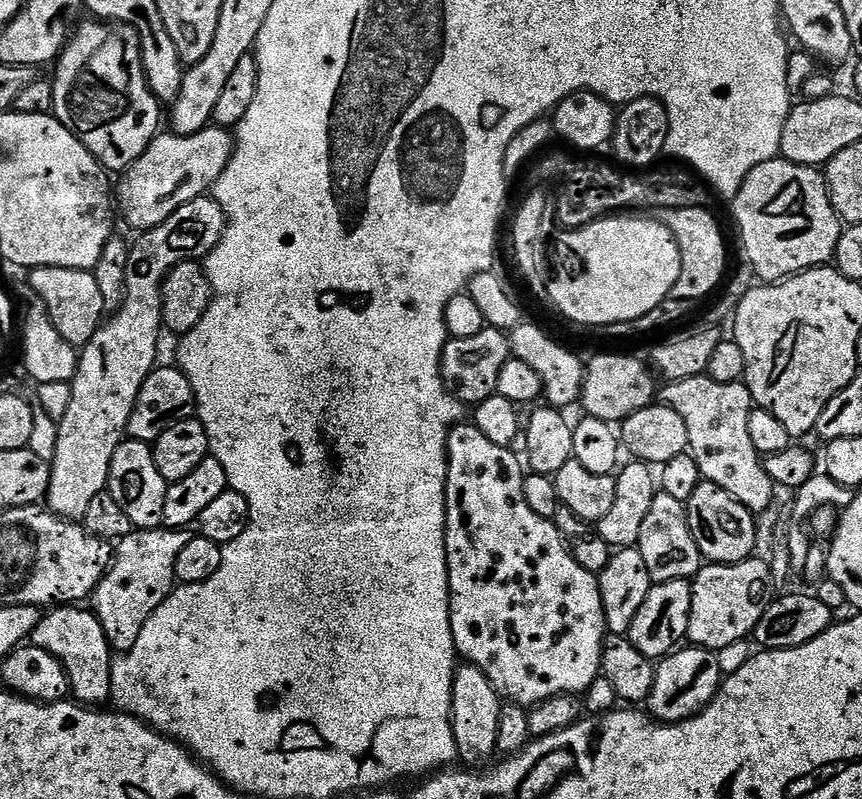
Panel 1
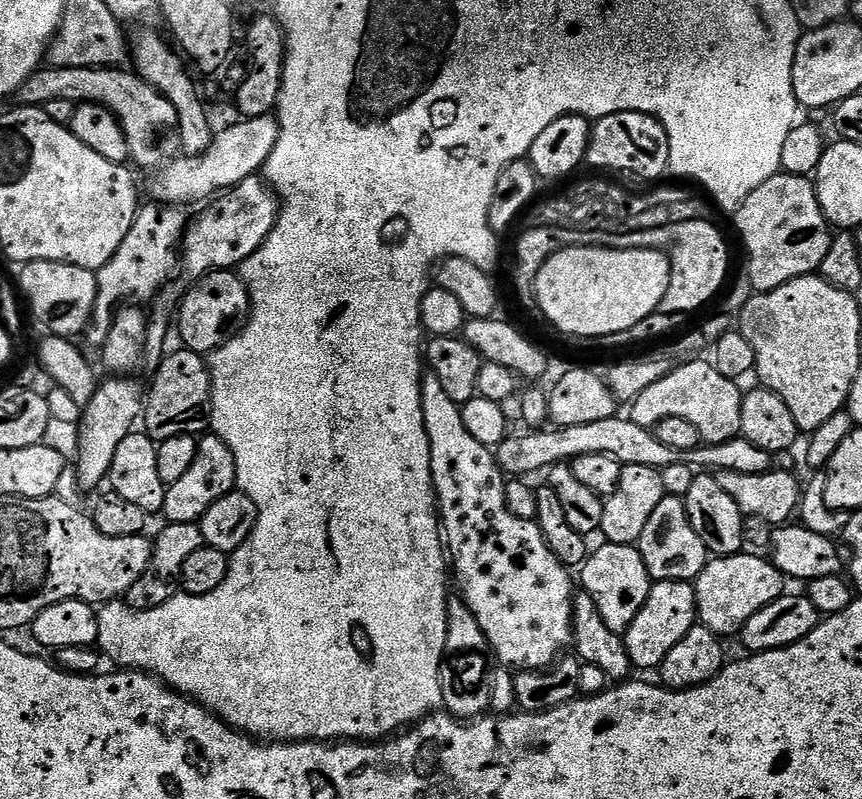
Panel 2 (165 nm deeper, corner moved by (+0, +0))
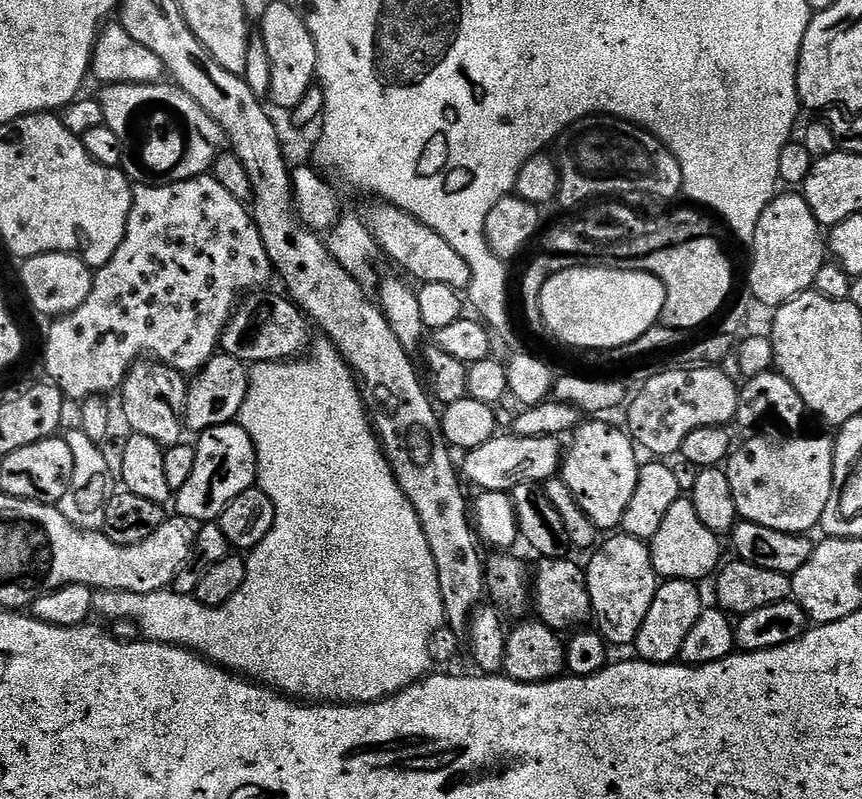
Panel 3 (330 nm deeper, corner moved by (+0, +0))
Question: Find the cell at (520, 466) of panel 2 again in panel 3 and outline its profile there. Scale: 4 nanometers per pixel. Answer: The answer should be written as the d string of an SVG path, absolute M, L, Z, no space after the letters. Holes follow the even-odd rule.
M513 432L497 434L482 446L465 453L460 470L463 479L487 492L510 492L518 484L545 483L553 479L562 464L562 444L555 436L519 436Z

